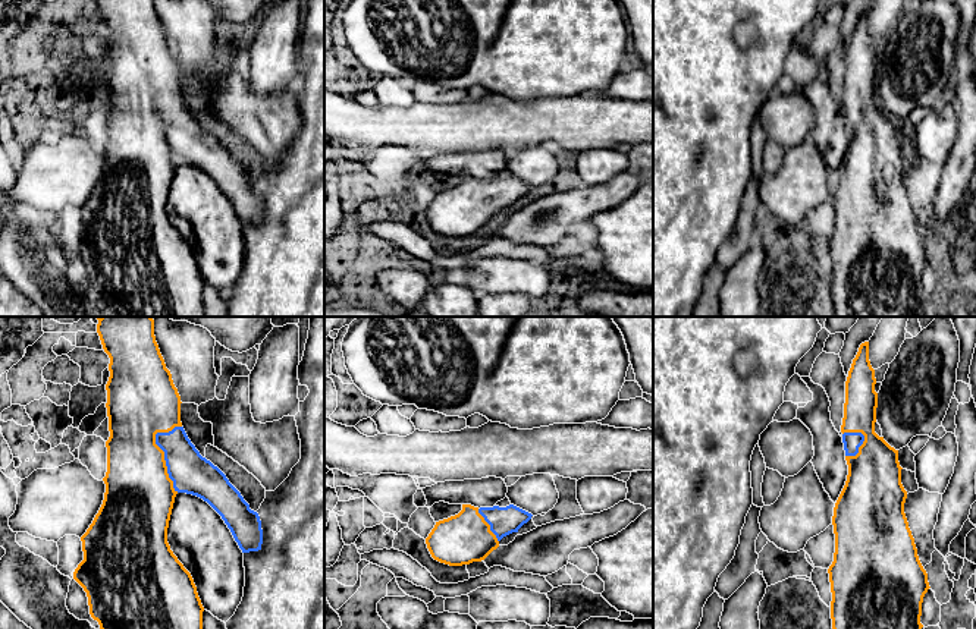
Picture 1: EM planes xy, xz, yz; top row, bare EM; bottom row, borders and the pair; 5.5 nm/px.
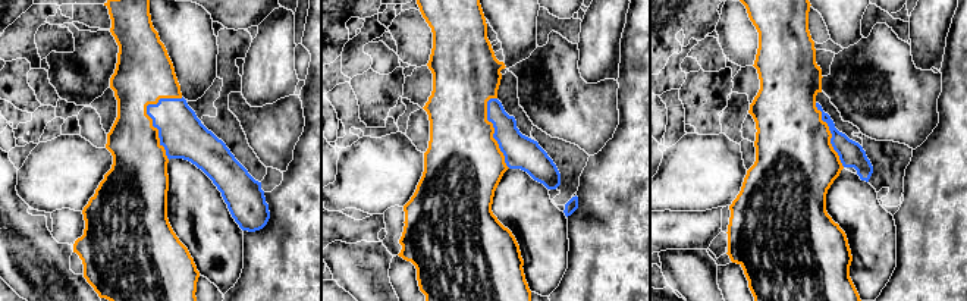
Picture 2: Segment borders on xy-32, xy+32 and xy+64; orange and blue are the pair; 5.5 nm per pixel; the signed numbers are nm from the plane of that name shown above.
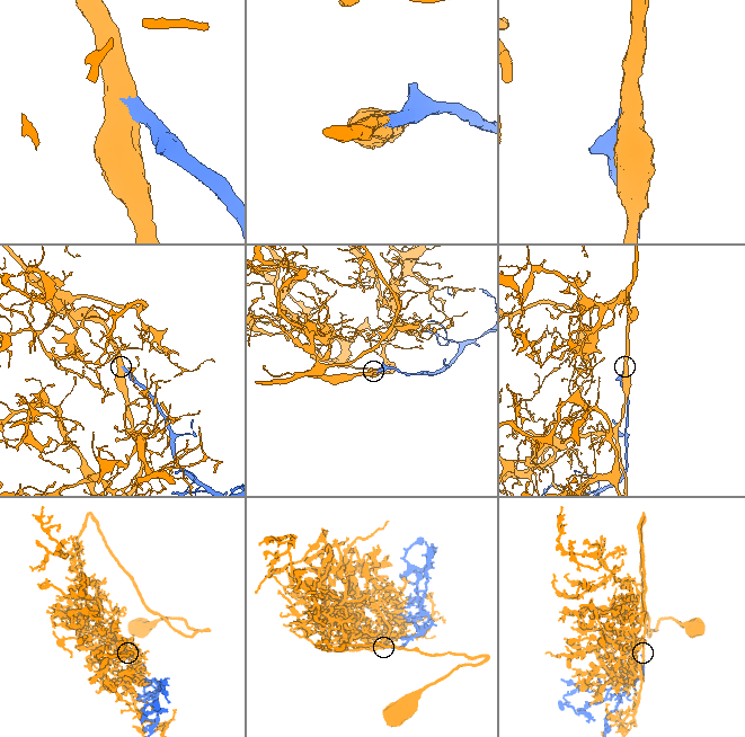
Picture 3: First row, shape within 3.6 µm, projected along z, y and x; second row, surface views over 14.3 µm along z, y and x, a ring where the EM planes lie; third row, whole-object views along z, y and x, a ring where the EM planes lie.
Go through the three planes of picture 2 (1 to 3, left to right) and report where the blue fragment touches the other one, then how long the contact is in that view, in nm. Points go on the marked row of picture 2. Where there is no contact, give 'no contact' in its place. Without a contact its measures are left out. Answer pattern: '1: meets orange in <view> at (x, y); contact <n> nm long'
1: meets orange in xy-32 at (147, 115); contact 360 nm long
2: meets orange in xy+32 at (493, 132); contact 400 nm long
3: meets orange in xy+64 at (831, 135); contact 380 nm long

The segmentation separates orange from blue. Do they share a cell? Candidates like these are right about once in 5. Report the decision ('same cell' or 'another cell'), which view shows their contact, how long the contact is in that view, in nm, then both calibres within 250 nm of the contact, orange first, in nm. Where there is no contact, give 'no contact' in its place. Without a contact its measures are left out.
same cell; contact in xy; length 360 nm; calibres 360 and 220 nm

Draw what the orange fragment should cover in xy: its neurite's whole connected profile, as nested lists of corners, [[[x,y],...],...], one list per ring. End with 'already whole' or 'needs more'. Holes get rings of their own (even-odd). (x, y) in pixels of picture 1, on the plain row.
[[[97,0],[97,4],[110,29],[110,48],[106,56],[110,103],[106,113],[107,144],[103,150],[106,164],[98,185],[81,208],[84,232],[75,240],[73,251],[87,264],[91,289],[117,317],[207,317],[203,306],[204,279],[197,258],[167,214],[175,169],[178,164],[186,164],[207,173],[222,188],[242,224],[261,221],[260,188],[250,180],[226,147],[203,129],[188,110],[181,94],[181,67],[160,25],[154,0]]]; needs more

